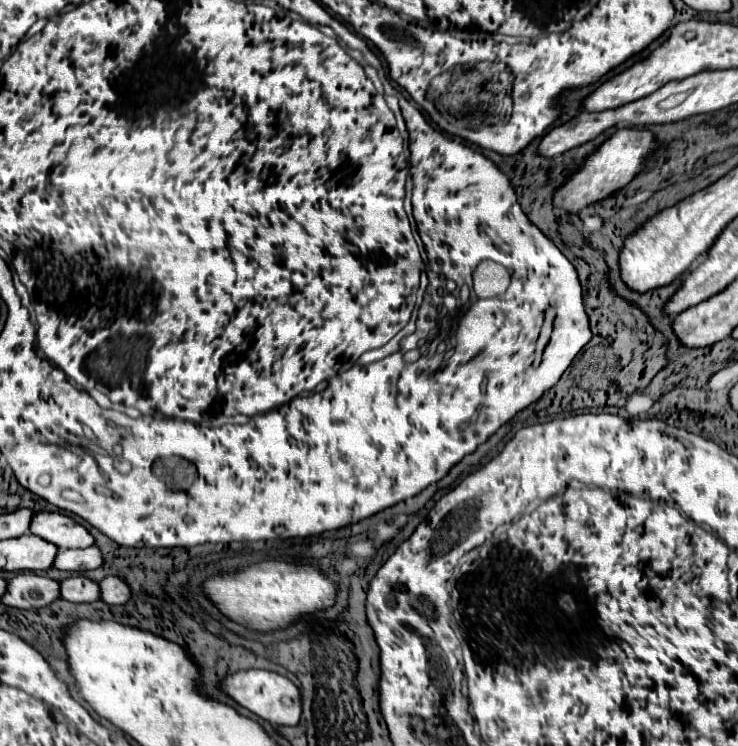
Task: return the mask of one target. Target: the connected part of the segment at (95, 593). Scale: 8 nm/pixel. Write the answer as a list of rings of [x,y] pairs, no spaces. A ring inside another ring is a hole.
[[[74,575],[60,583],[60,593],[74,603],[92,603],[100,599],[100,585],[84,575]]]

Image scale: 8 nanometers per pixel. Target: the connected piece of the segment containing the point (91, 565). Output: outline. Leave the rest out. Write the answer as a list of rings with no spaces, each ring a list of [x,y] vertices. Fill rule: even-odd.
[[[92,545],[86,549],[66,549],[60,551],[54,567],[56,569],[64,569],[64,571],[74,571],[74,573],[84,573],[84,571],[92,571],[104,565],[104,555],[102,551]]]

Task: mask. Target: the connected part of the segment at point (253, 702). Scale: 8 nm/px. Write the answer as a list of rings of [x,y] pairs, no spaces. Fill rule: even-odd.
[[[250,669],[250,671],[238,671],[236,675],[230,675],[224,681],[224,691],[238,701],[248,711],[256,713],[258,717],[274,723],[274,725],[298,725],[302,715],[302,693],[300,689],[284,675],[278,675],[274,671],[266,669]]]

